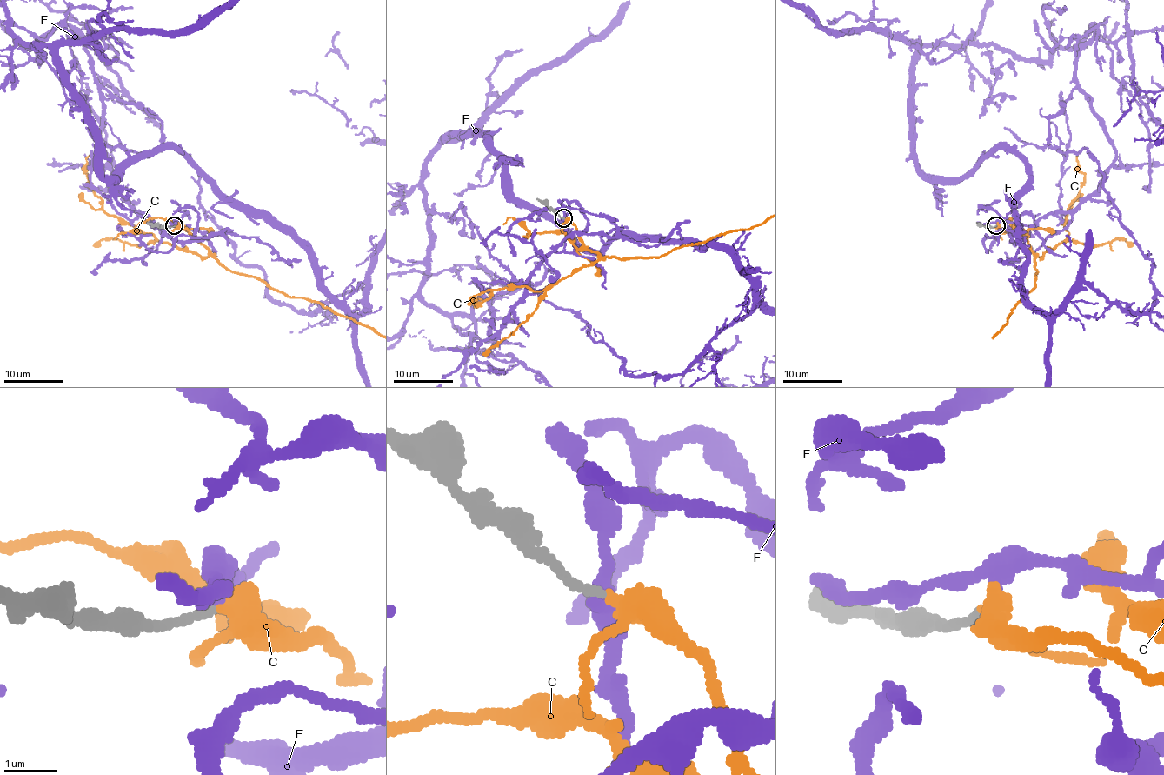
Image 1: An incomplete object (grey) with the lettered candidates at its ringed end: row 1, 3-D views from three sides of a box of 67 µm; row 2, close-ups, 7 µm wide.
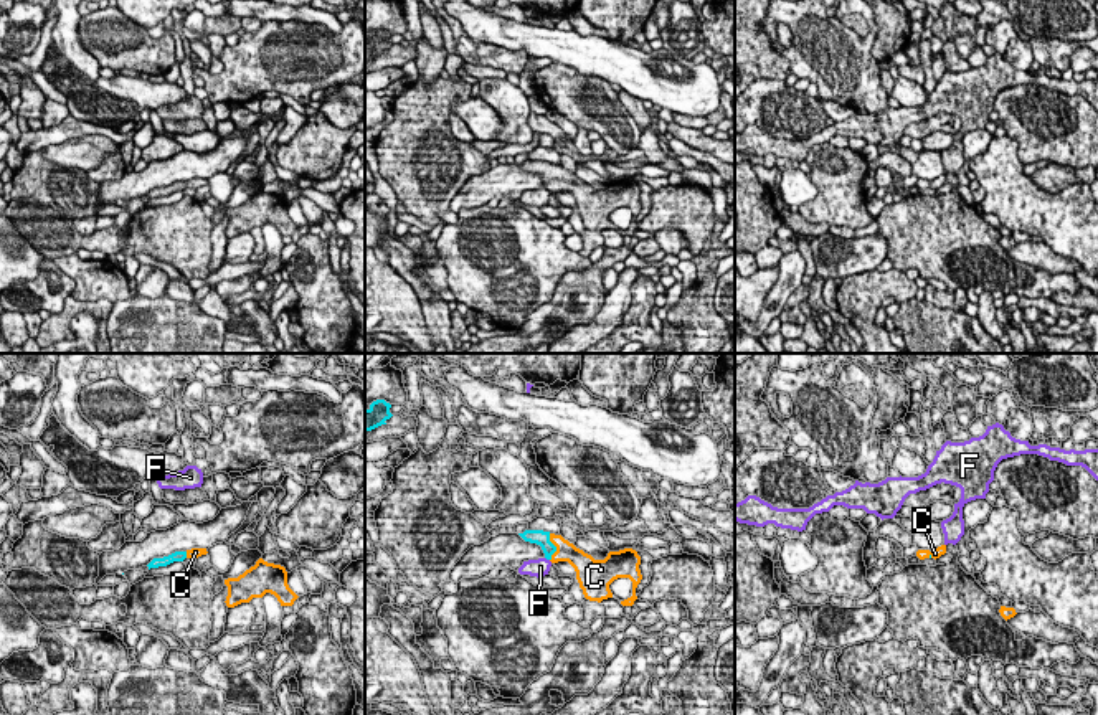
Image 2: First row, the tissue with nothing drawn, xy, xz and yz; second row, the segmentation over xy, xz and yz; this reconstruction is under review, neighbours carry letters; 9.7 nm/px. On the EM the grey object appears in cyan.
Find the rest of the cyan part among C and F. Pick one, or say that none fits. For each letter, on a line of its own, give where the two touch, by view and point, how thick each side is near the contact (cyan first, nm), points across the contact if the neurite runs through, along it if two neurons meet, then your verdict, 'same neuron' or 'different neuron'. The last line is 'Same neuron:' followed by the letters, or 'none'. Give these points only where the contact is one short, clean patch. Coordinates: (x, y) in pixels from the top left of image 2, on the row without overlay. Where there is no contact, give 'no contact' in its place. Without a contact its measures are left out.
C: meets cyan in xz at (555, 177); 140 nm thick on the cyan side, 190 nm on the other; runs through xz (539, 167), (555, 177), (565, 182); same neuron
F: meets cyan in xz at (547, 189); 140 nm thick on the cyan side, 170 nm on the other; border along xz (545, 187), (548, 190); different neuron
Same neuron: C

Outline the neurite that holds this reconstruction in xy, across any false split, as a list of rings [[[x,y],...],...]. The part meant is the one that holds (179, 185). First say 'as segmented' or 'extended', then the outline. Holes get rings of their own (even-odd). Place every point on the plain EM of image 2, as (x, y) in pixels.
extended; [[[192,178],[192,180],[187,180],[187,182],[175,182],[168,187],[163,187],[163,188],[154,188],[147,197],[149,200],[150,198],[159,198],[159,197],[167,197],[173,192],[183,192],[185,188],[198,188],[201,185],[206,185],[206,178]]]

